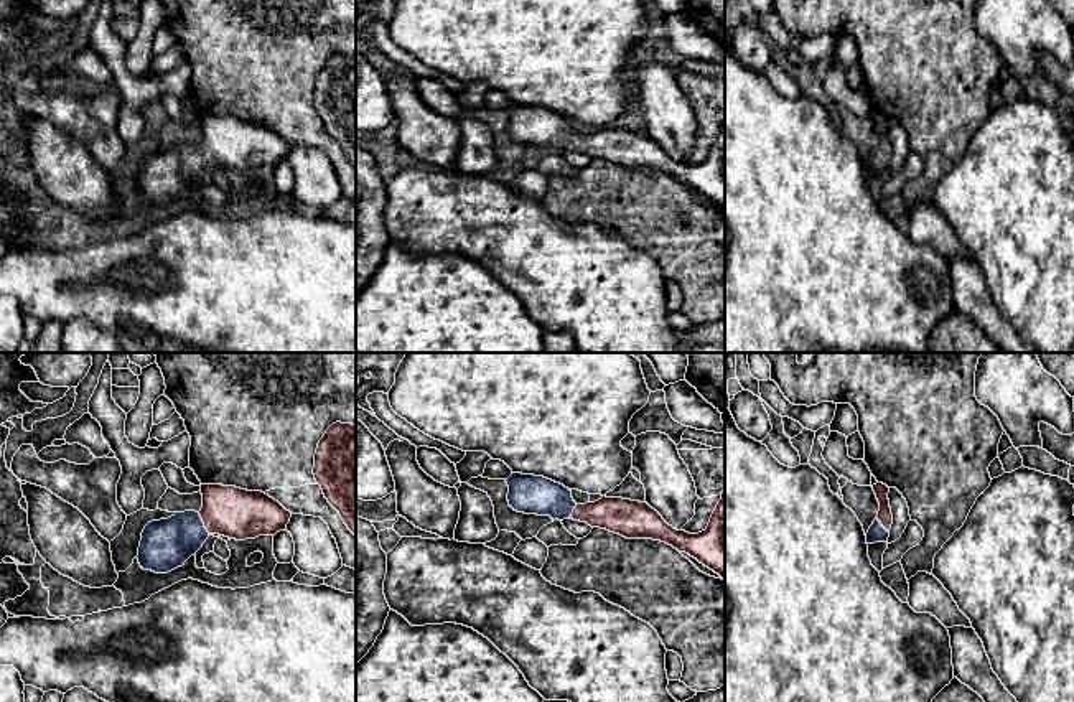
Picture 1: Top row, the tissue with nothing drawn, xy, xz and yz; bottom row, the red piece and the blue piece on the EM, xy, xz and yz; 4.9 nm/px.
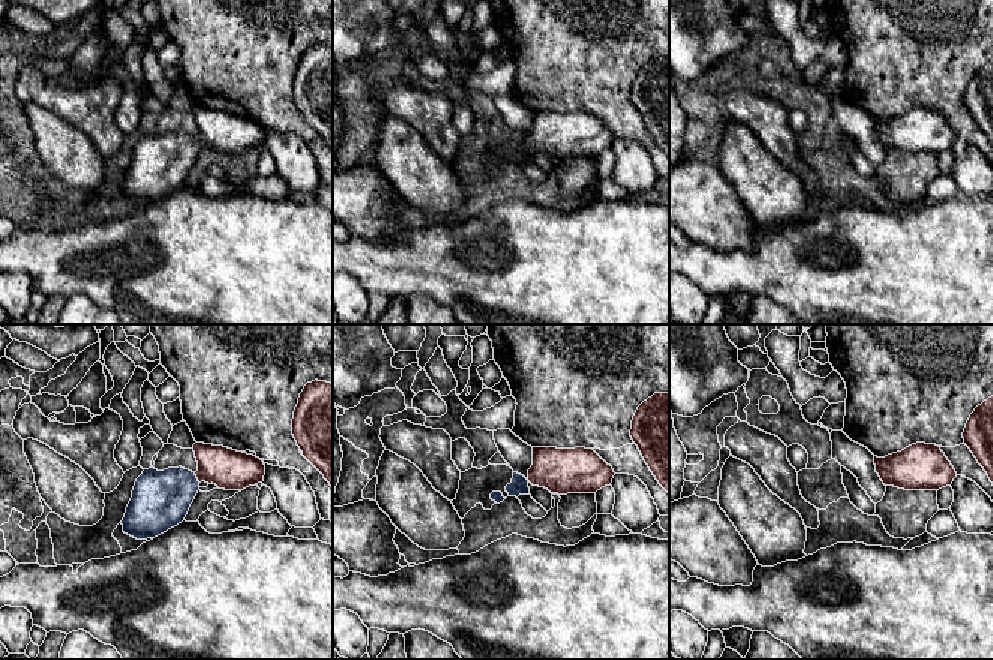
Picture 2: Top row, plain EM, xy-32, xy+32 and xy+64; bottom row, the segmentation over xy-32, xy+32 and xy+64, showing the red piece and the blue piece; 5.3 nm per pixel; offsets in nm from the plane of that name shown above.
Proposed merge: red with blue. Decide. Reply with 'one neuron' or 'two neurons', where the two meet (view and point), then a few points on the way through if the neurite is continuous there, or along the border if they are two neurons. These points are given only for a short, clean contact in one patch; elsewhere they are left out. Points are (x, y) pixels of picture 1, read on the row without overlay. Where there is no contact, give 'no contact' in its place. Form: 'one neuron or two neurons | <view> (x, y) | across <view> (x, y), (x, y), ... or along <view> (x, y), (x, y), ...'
one neuron | xy (203, 152) | across xy (229, 142), (203, 152), (167, 175)

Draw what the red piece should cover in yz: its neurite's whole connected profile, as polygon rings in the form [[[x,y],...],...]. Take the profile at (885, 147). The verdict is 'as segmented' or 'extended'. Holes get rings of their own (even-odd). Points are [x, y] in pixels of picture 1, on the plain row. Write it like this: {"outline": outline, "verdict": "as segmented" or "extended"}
{"outline": [[[876,114],[871,119],[880,133],[880,142],[876,150],[870,157],[868,163],[865,165],[866,175],[888,173],[890,160],[893,155],[893,145],[891,145],[890,130],[888,130],[890,119],[883,114]]], "verdict": "extended"}

